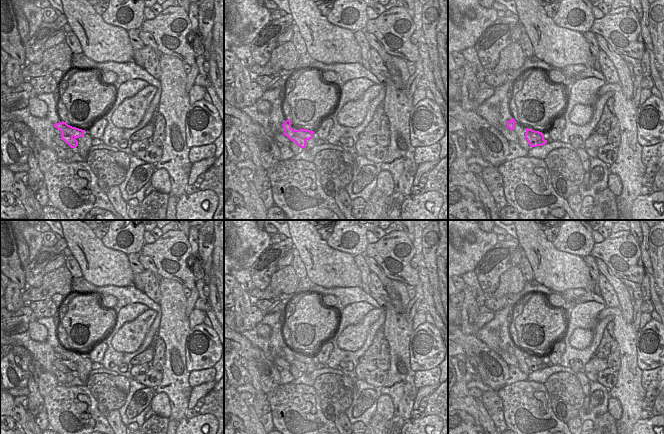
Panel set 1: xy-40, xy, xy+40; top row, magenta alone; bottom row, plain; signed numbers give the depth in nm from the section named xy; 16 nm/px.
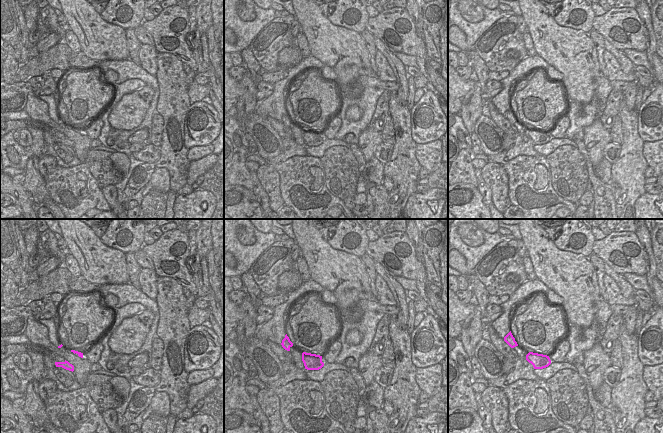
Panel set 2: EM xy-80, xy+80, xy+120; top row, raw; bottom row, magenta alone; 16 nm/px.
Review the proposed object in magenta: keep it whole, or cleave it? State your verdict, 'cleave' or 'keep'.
cleave

